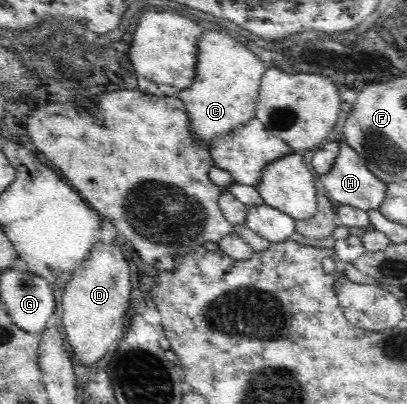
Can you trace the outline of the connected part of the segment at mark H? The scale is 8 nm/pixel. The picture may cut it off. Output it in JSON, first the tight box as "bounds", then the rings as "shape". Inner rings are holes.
{"bounds":[321,144,387,211],"shape":[[[339,144],[340,152],[336,157],[334,166],[326,173],[321,175],[321,182],[328,190],[328,198],[332,202],[340,205],[348,205],[361,211],[379,210],[384,198],[386,198],[387,184],[378,178],[361,161],[360,155],[348,144]]]}

